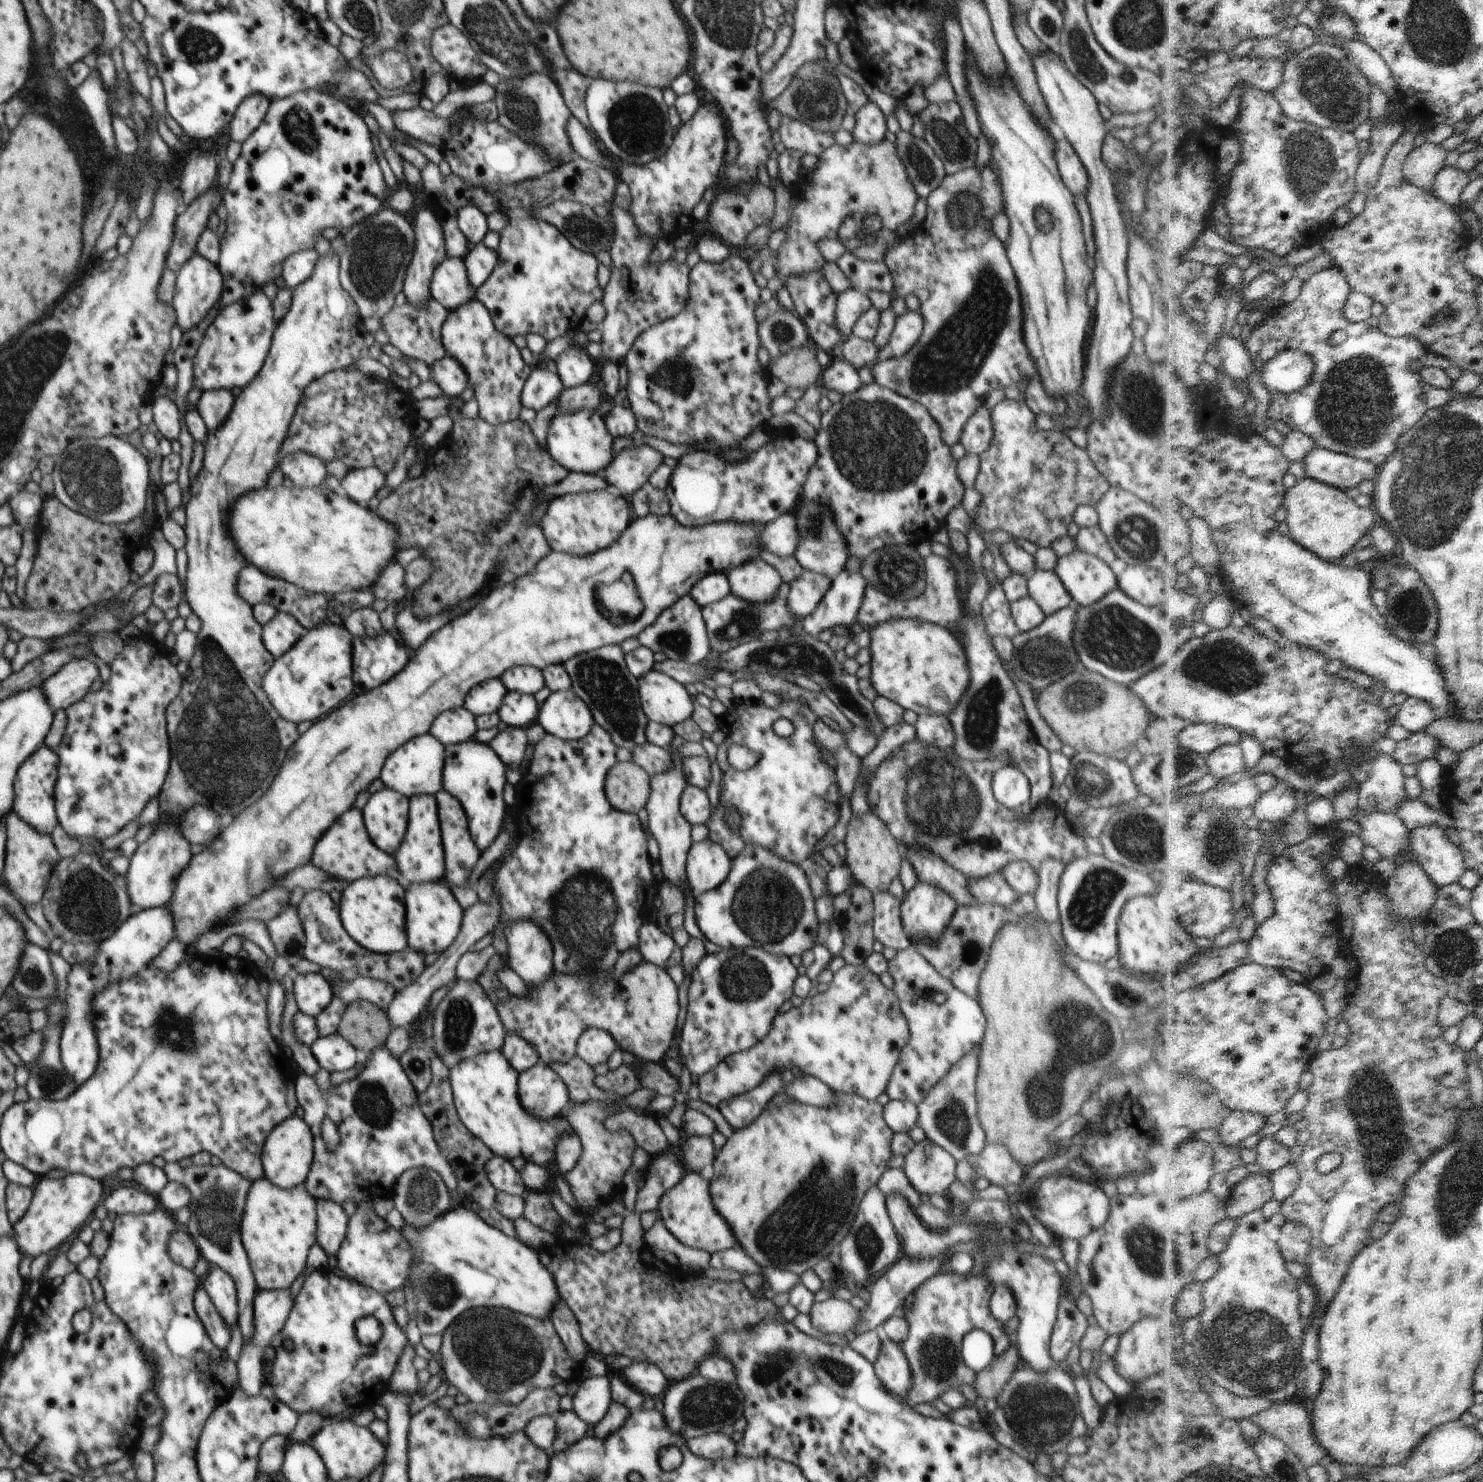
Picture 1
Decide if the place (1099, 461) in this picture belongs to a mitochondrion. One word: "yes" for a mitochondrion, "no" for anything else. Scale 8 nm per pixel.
no

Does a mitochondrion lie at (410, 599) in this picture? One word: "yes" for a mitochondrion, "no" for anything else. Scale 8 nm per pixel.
no

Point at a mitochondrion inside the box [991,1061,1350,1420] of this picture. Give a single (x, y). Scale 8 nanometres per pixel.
(1226, 1351)

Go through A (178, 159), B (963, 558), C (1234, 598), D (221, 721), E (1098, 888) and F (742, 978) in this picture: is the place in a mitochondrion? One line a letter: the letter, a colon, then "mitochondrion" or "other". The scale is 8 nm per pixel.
A: other
B: other
C: other
D: mitochondrion
E: mitochondrion
F: mitochondrion

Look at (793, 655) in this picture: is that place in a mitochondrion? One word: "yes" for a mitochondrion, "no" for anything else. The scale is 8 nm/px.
yes

